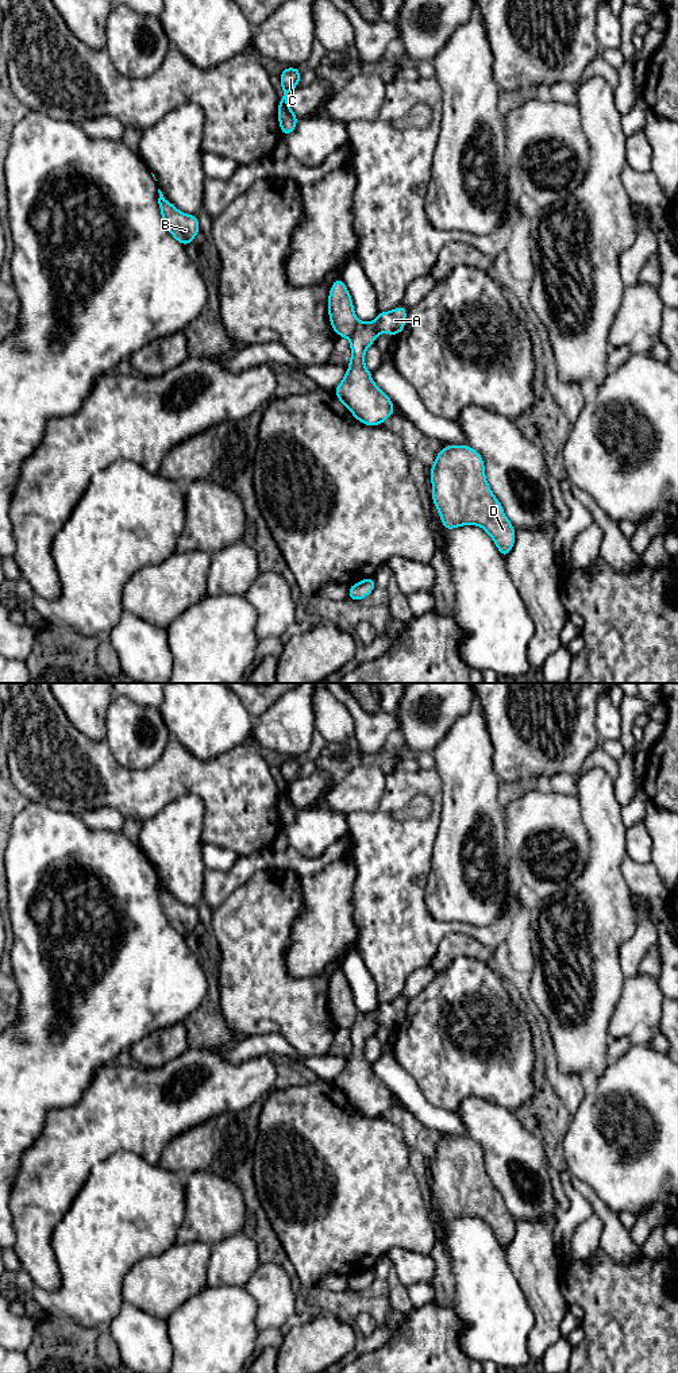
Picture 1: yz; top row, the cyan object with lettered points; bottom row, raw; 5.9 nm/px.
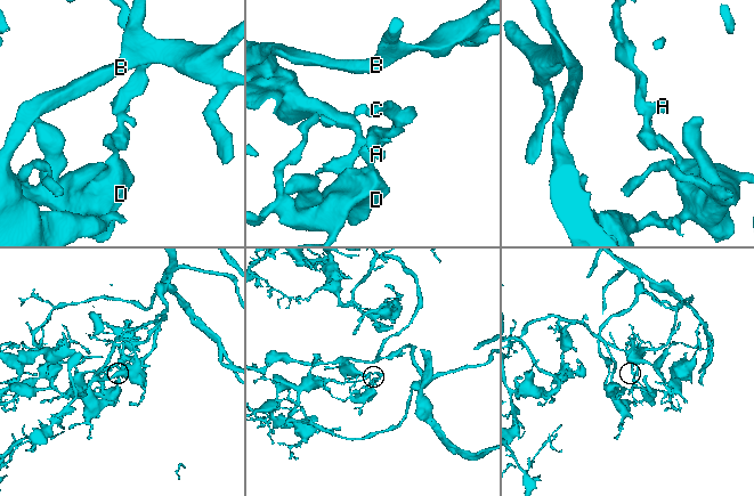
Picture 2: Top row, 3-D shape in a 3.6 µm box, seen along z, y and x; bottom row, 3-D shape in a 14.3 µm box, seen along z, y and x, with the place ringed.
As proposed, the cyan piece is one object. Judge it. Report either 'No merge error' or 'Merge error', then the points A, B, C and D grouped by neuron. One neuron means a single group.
Merge error. Groups: A B D / C

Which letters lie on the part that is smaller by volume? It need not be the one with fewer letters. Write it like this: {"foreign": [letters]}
{"foreign": ["C"]}

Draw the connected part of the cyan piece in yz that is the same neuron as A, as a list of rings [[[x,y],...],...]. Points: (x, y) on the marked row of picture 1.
[[[407,308],[380,312],[370,323],[357,321],[350,339],[351,360],[347,373],[334,393],[354,417],[365,425],[381,425],[396,410],[392,400],[373,382],[371,373],[365,367],[365,352],[381,332],[392,336],[405,328]]]

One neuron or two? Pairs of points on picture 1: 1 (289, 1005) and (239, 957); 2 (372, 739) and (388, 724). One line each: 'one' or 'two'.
1: one
2: one

